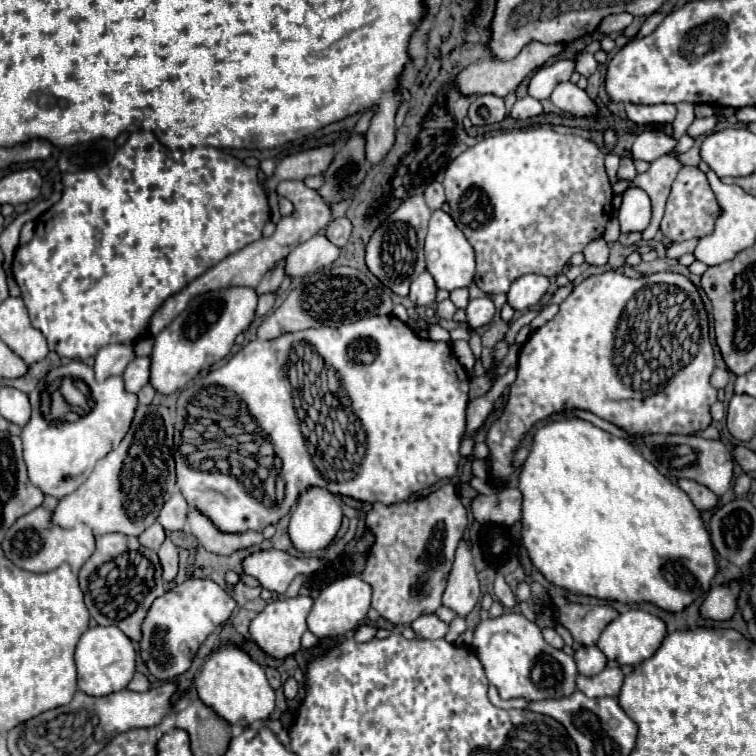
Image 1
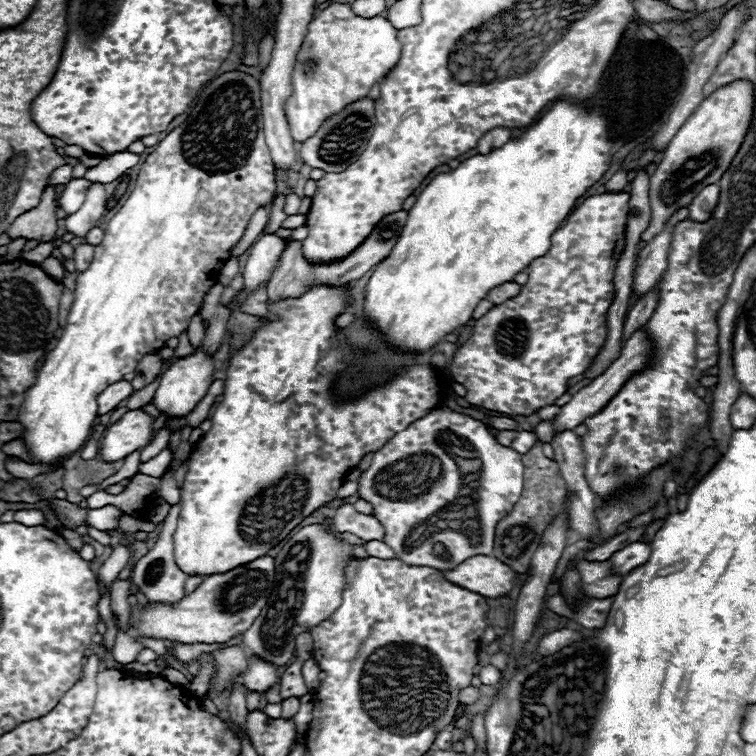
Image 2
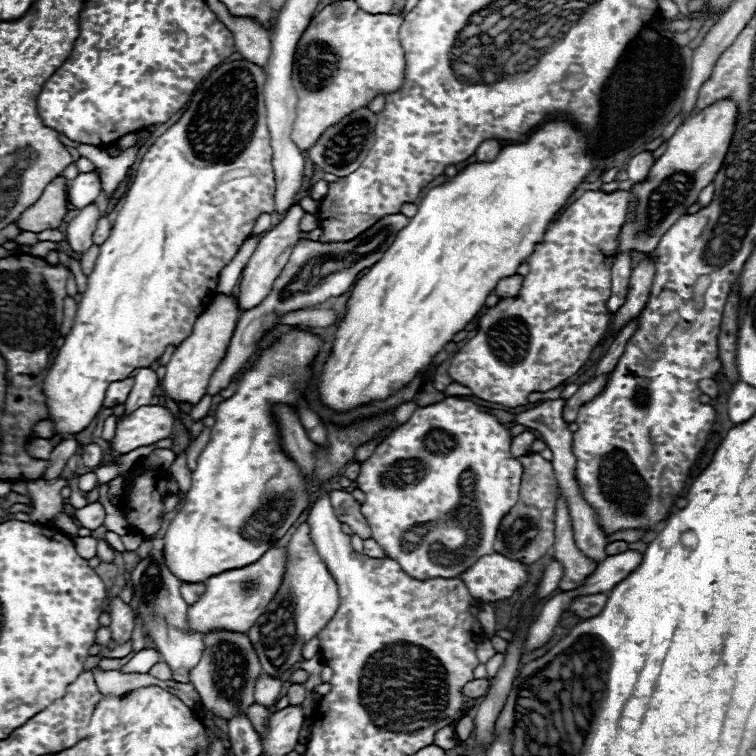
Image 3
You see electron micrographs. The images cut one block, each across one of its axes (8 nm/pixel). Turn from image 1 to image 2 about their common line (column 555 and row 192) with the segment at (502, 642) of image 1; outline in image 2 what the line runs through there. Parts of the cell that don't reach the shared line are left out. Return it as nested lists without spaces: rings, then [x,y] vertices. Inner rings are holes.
[[[734,82],[730,86],[718,88],[708,96],[700,108],[680,126],[674,134],[666,152],[650,176],[648,198],[650,198],[650,224],[642,232],[642,240],[650,242],[656,234],[662,232],[668,218],[680,208],[688,208],[702,188],[716,184],[720,176],[728,170],[732,156],[738,152],[744,132],[752,120],[754,106],[754,88],[748,82]]]

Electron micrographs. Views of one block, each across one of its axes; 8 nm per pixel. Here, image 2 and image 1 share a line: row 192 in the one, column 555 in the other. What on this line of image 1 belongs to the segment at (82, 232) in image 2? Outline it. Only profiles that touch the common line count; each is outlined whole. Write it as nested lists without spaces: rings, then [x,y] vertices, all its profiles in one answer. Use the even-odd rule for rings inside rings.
[[[562,82],[558,84],[552,94],[550,100],[564,112],[572,114],[572,116],[588,116],[588,114],[596,114],[596,104],[588,98],[588,94],[584,90],[580,90],[576,84],[572,82]]]

